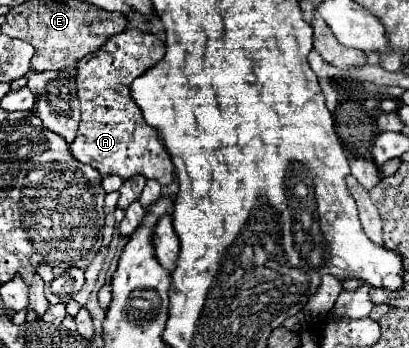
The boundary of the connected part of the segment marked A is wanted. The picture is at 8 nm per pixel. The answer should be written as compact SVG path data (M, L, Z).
M127 29L111 37L99 51L77 63L77 97L81 101L81 125L71 153L77 161L95 167L103 177L119 175L131 179L143 175L155 179L159 185L173 181L173 163L165 151L157 131L149 127L141 115L141 109L129 95L129 87L135 77L157 65L165 55L165 45L147 33Z

